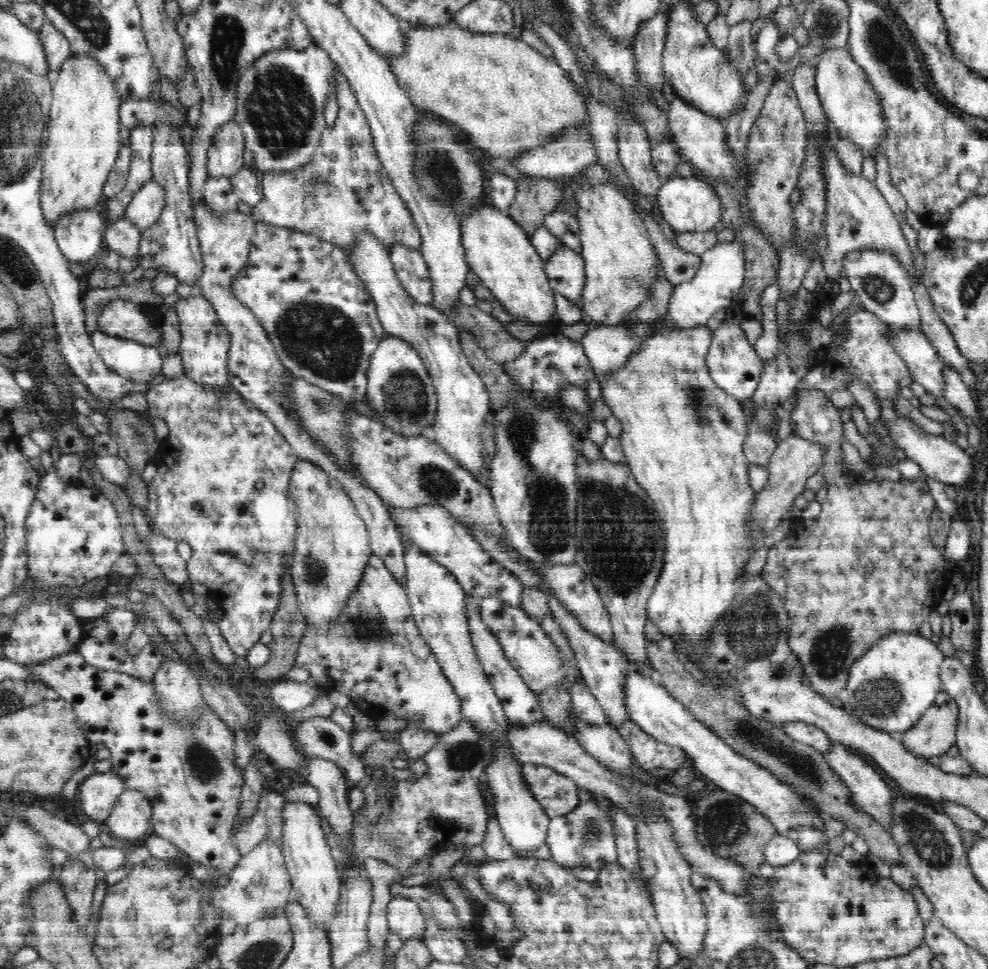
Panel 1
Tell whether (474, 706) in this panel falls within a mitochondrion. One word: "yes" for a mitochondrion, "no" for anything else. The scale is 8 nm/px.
no

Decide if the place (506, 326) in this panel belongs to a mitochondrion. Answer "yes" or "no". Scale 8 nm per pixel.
no

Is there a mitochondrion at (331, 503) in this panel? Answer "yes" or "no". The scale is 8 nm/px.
no

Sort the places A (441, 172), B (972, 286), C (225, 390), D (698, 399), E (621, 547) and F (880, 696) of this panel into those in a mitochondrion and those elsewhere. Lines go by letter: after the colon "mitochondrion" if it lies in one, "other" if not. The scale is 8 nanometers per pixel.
A: mitochondrion
B: mitochondrion
C: other
D: mitochondrion
E: mitochondrion
F: mitochondrion

